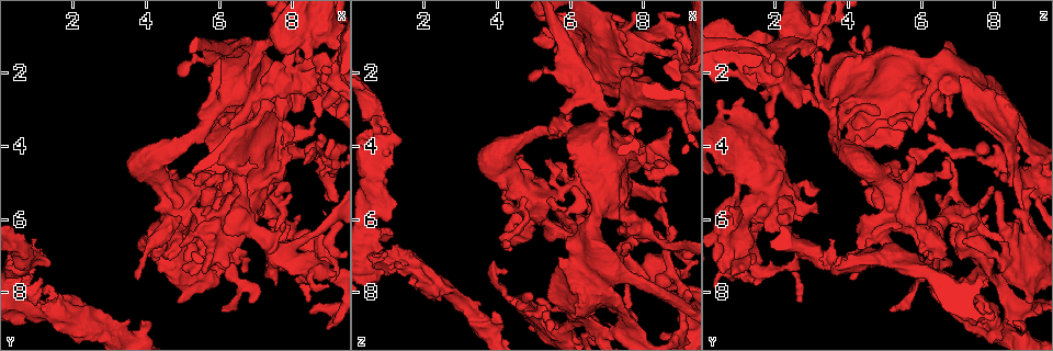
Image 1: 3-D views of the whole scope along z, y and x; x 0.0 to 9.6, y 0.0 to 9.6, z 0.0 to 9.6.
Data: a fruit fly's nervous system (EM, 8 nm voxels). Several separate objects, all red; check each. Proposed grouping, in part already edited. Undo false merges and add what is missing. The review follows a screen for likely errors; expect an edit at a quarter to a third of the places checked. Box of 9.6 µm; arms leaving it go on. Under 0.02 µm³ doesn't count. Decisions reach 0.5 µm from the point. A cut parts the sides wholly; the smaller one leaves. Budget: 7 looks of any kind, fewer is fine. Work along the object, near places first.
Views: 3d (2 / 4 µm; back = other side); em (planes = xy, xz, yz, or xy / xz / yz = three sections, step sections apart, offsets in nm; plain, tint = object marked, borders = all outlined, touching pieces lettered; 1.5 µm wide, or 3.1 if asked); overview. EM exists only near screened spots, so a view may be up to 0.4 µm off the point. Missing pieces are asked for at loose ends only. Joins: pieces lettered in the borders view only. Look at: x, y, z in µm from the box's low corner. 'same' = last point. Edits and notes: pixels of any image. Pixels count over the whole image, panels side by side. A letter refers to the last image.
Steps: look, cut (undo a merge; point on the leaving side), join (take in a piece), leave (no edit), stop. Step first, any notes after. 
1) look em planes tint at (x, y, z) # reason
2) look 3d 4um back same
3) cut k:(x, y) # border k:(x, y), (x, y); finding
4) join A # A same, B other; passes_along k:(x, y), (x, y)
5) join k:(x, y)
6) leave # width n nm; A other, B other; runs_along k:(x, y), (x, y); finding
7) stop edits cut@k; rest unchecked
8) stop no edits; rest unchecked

look 3d 2um at (1.35, 7.20, 3.85) # thick end

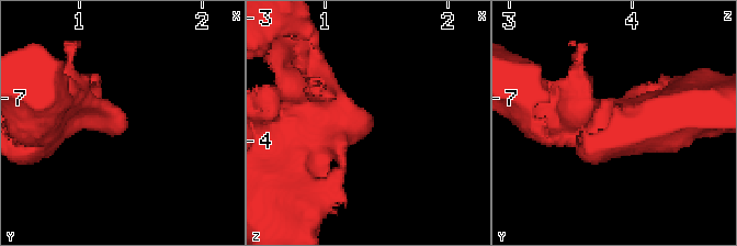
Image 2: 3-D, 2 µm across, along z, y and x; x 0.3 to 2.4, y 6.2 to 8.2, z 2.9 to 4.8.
look em xz step 4 borders at (1.38, 7.16, 3.92) # shape alone is not enough

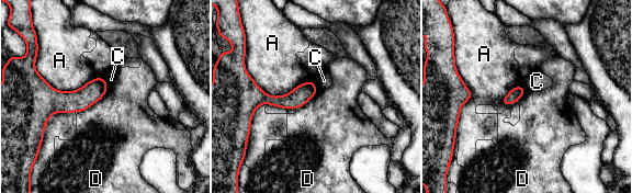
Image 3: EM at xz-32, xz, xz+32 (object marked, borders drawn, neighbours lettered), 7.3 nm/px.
leave # longest_contact A 500 nm; A other, C other, D other; border 3:(108, 84), (106, 92), (85, 111); no lettered piece goes on from it

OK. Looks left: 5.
look 3d 2um at (6.00, 8.50, 5.20) # branch stops here

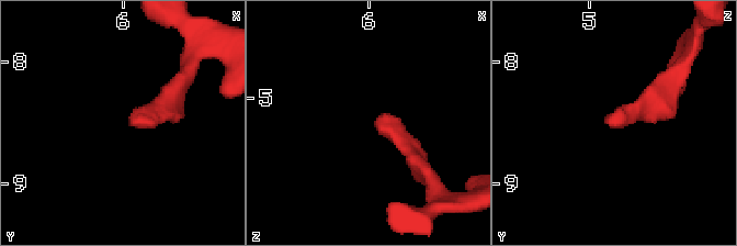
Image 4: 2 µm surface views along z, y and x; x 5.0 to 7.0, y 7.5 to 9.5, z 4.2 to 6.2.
look em planes borders at (6.06, 8.52, 5.16) # now the EM

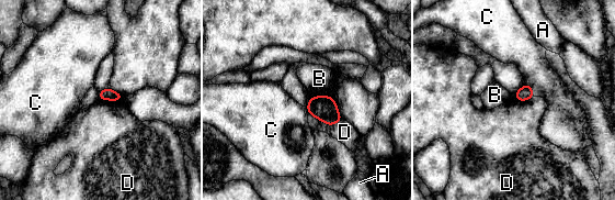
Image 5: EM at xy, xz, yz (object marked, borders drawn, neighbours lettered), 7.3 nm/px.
leave # A other, B other, C other, D other; border 5:(308, 113), (327, 124), (342, 119); none of them fits

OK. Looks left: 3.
look em yz step 8 tint at (6.65, 5.05, 1.00) # sudden change in width

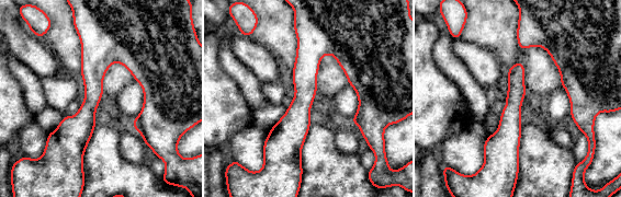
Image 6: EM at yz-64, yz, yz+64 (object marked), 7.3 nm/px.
look em planes borders same # another direction

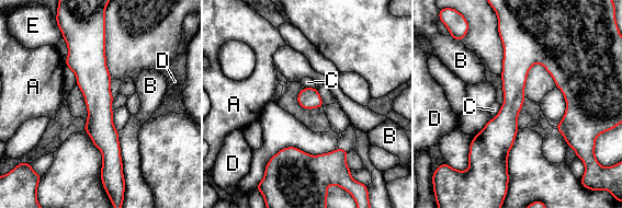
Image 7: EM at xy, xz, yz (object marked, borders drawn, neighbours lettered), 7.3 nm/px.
leave # width 240 nm; A other, B other, C other, D other, E other; border 7:(117, 131), (121, 149); continuous, no second neuron

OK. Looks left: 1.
stop no edits; rest unchecked

